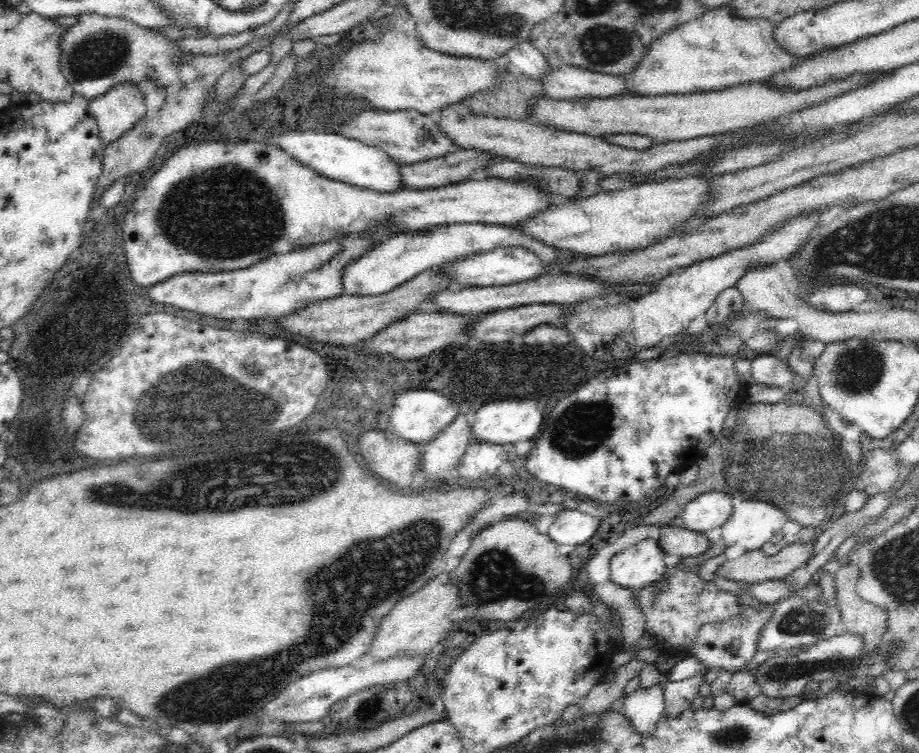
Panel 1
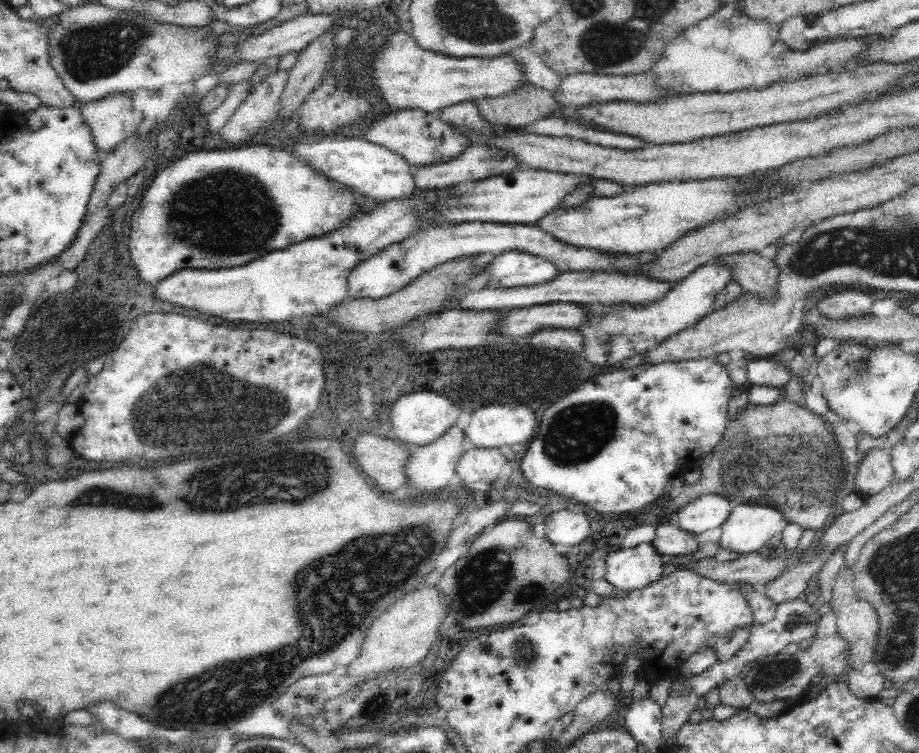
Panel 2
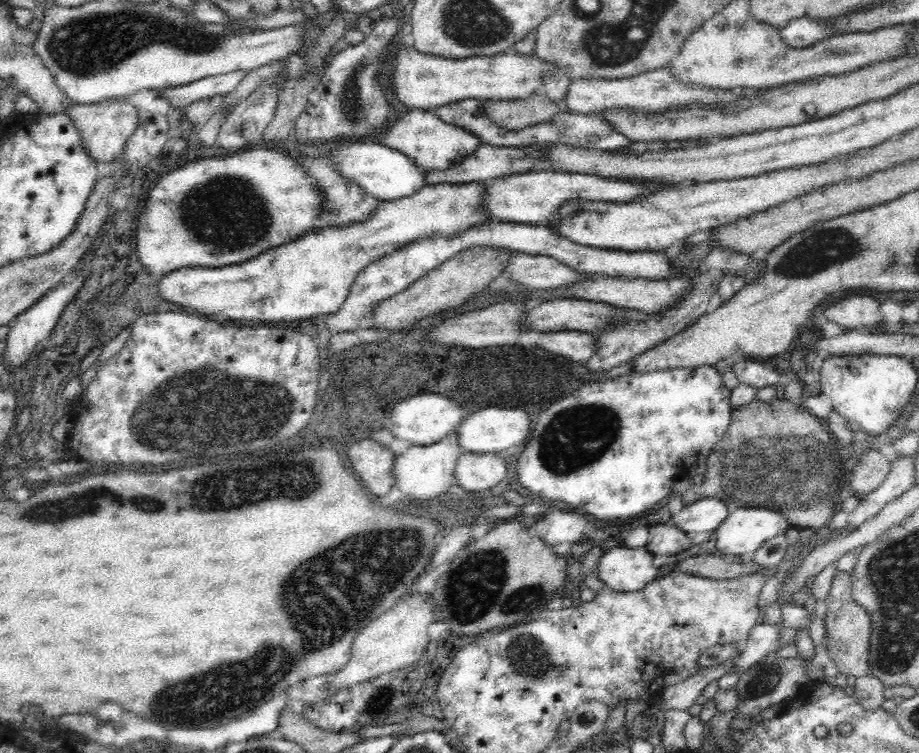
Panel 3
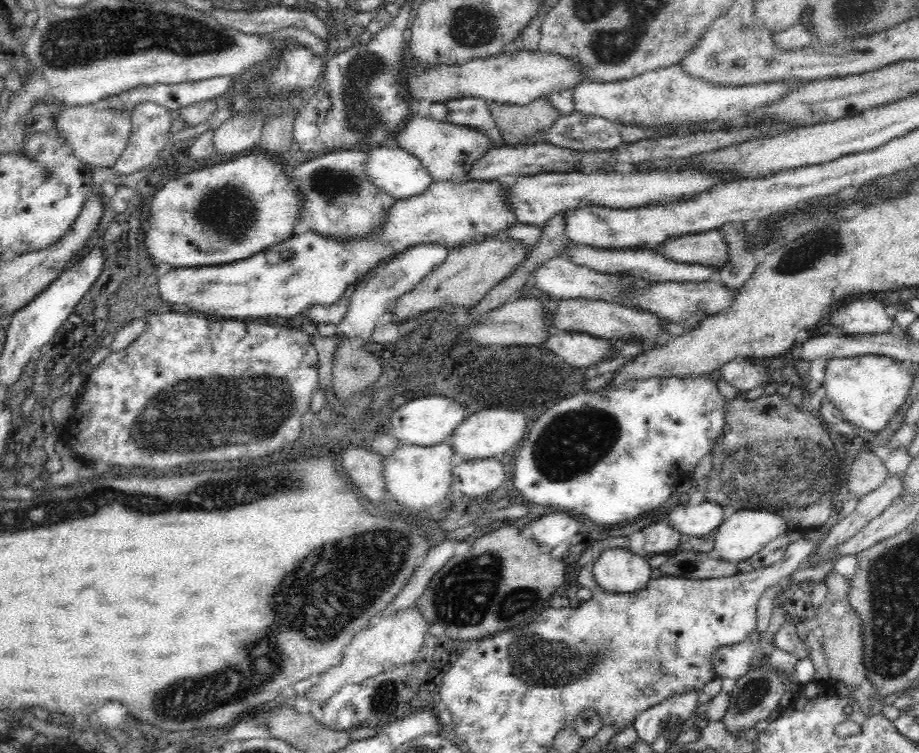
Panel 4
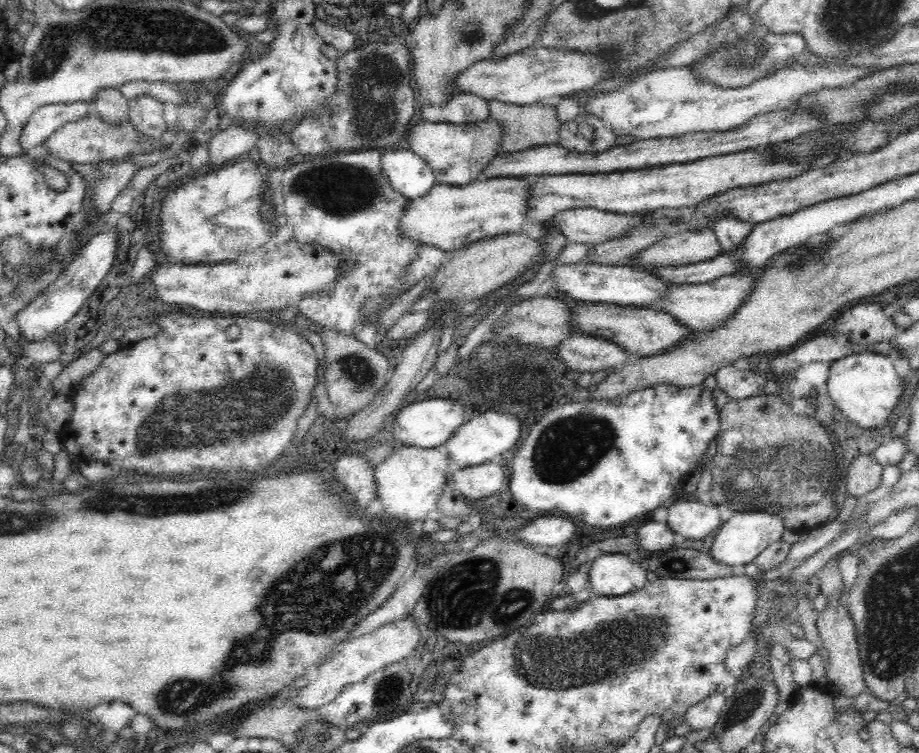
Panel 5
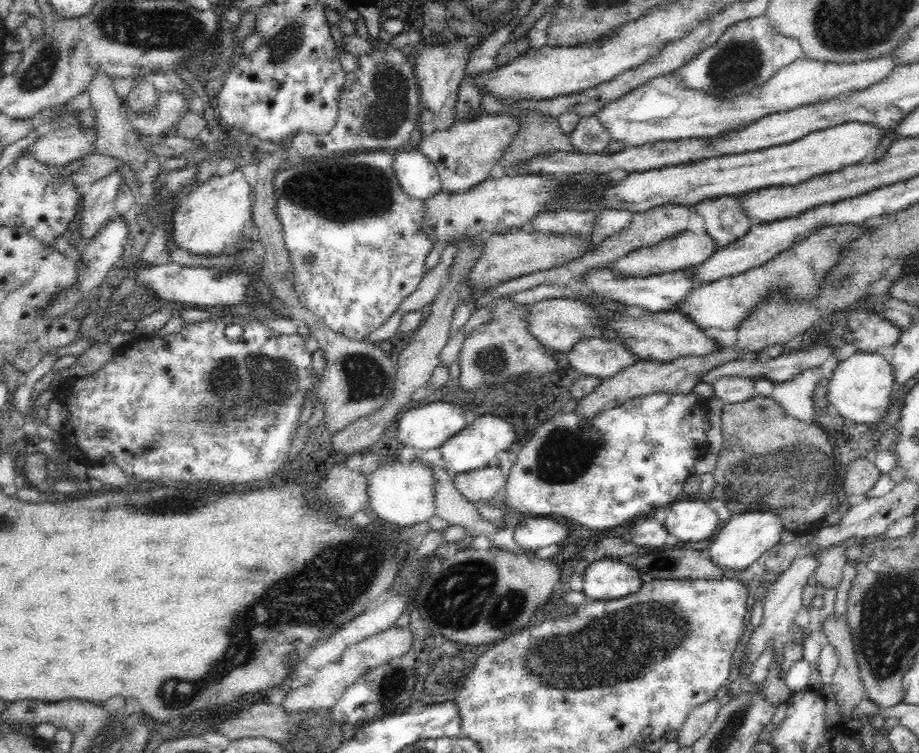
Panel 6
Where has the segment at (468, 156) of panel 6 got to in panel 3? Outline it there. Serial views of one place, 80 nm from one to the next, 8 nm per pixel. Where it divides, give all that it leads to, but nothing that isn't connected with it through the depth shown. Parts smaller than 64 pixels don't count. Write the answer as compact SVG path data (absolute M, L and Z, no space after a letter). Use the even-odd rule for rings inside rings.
M411 109L404 118L399 118L394 126L382 130L381 144L399 150L411 158L424 173L445 171L459 165L467 156L472 156L482 145L481 140L459 126L440 120L432 111Z

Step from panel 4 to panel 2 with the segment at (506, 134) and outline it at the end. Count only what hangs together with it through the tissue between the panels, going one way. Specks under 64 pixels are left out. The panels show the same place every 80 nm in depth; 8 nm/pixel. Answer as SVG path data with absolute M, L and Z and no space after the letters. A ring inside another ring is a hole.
M526 83L521 89L516 89L507 95L496 98L483 98L473 100L480 116L488 122L506 128L524 127L534 123L538 119L545 119L554 114L556 108L561 104L559 99L555 99L552 93L542 87L535 87L532 83Z

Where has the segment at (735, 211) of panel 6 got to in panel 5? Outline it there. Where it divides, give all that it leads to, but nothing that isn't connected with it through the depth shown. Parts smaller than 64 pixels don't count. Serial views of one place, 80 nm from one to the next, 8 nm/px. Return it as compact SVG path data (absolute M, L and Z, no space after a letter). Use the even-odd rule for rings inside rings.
M718 214L718 218L712 218L705 228L710 229L719 243L720 249L724 253L730 253L731 250L740 248L744 238L750 234L752 223L738 220L731 214Z

